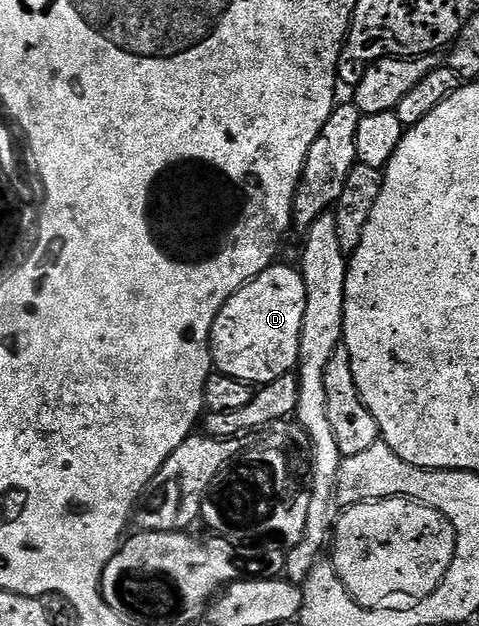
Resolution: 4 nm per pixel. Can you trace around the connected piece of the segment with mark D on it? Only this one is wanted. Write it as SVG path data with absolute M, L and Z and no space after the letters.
M274 265L267 268L263 273L259 273L251 282L242 285L242 287L240 287L219 309L219 313L215 317L213 328L209 334L209 353L212 366L216 368L220 374L226 375L227 377L235 377L239 381L243 381L250 385L264 385L271 381L275 381L279 377L290 374L297 366L299 333L303 329L303 309L307 309L307 289L303 289L303 277L296 266L280 267L280 265Z

